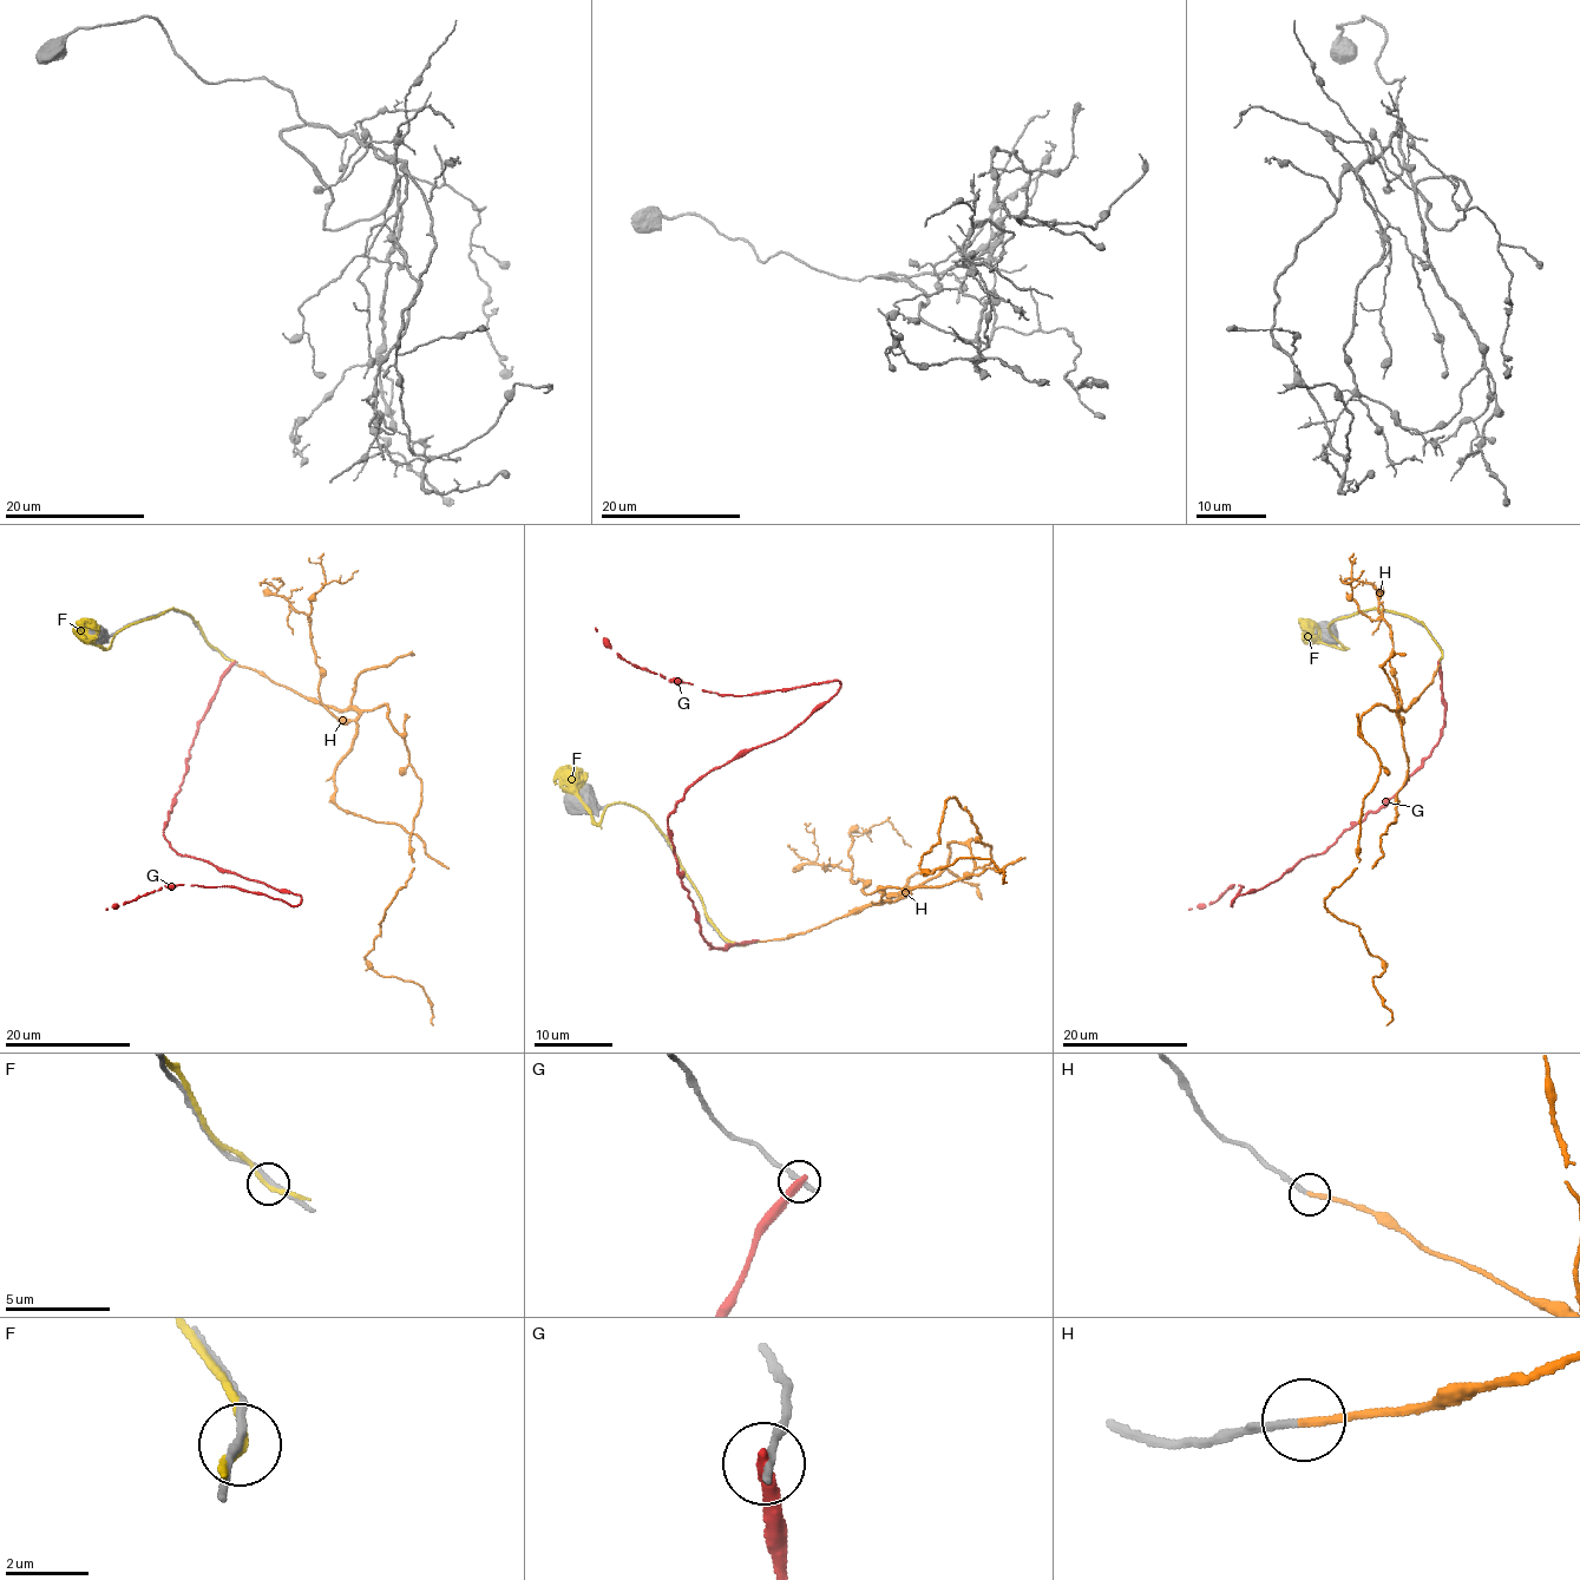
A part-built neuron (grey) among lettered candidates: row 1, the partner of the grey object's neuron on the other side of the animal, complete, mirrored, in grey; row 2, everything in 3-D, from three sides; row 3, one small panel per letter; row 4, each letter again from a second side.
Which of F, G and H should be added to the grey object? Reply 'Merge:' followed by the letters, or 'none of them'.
Merge: H

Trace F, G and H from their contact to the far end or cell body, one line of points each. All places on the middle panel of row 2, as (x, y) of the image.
F: (743, 944), (731, 942), (707, 917), (667, 836), (646, 814), (613, 802), (597, 823), (559, 778), (563, 766)
G: (755, 941), (714, 948), (701, 935), (667, 814), (840, 683), (719, 695), (622, 660), (595, 628)
H: (761, 941), (932, 879), (954, 841), (983, 867), (989, 846), (952, 799), (920, 867), (987, 858), (1004, 876)

